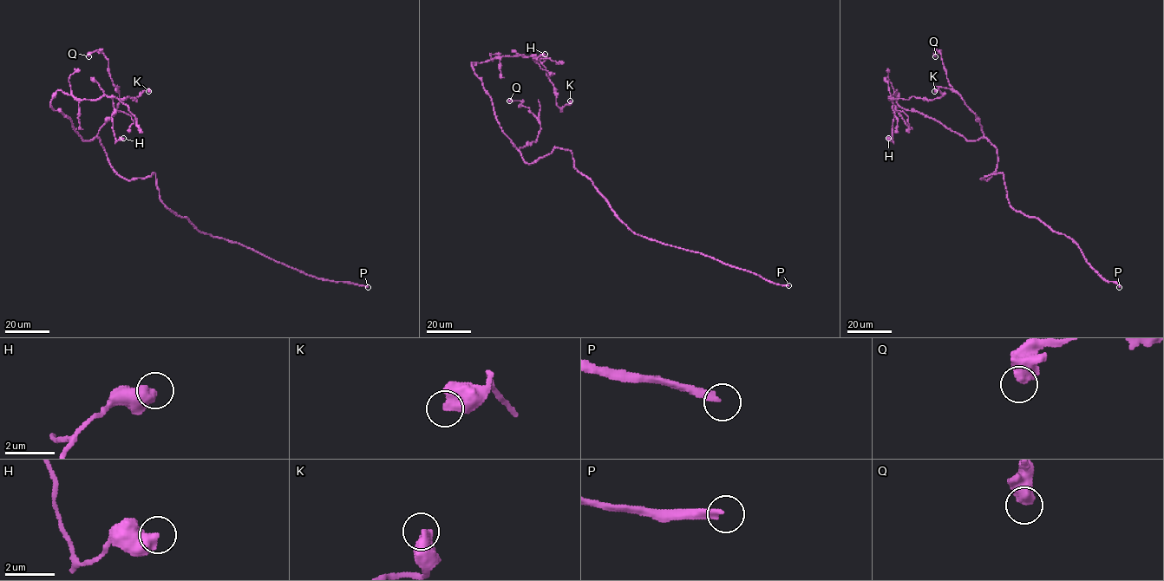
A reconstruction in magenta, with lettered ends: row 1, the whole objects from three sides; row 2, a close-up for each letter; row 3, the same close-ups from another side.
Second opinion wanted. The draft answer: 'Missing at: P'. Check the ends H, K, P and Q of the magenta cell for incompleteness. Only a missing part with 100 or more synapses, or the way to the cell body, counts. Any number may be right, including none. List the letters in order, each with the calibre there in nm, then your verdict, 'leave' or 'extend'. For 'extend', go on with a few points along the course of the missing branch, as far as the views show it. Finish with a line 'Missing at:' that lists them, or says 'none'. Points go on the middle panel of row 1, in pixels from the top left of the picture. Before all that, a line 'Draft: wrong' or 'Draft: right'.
Draft: right
H: 550 nm thick; leave
K: 550 nm thick; leave
P: 280 nm thick; extend
Q: 650 nm thick; leave
Missing at: P

